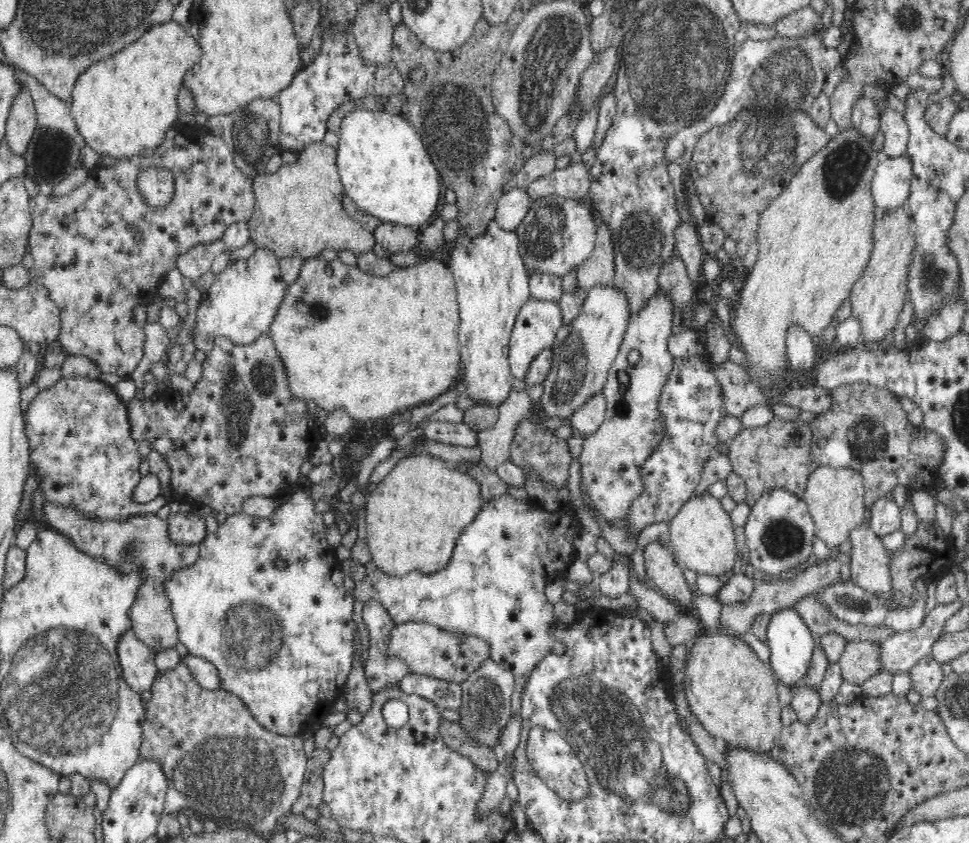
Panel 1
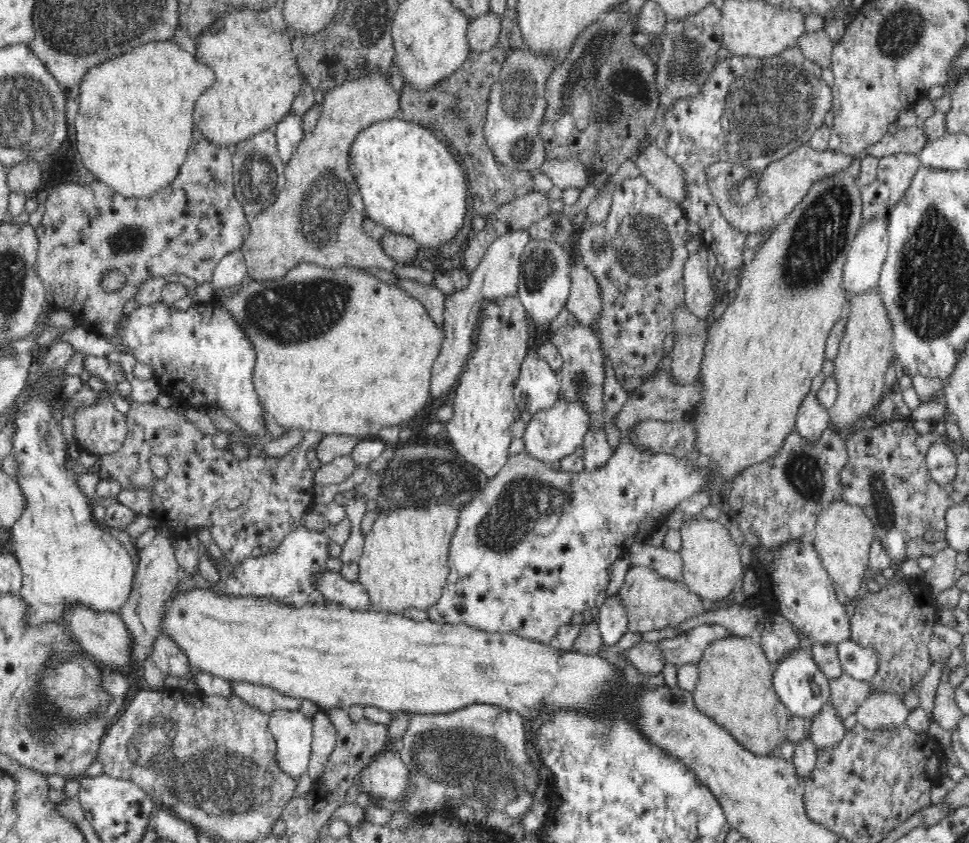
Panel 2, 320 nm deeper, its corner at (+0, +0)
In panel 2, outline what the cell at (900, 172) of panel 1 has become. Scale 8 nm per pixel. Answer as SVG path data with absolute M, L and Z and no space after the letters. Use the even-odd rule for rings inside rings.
M888 217L870 218L861 224L844 263L847 296L879 286L881 266L889 249Z

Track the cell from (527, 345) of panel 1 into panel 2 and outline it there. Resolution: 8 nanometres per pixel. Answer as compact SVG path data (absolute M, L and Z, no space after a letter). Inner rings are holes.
M535 341L530 346L530 351L527 352L527 355L522 360L522 364L520 364L518 380L515 381L514 386L514 398L518 408L520 410L528 410L530 414L534 414L534 412L544 408L550 408L562 393L555 370L544 359L539 358L536 353L540 345L539 342Z

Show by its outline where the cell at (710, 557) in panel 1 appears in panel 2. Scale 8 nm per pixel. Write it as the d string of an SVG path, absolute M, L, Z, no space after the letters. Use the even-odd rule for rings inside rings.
M699 514L687 519L680 531L682 547L679 554L683 561L682 583L699 598L708 598L715 602L726 600L741 580L742 574L745 574L739 543L732 539L729 530L723 524L714 519L706 519Z

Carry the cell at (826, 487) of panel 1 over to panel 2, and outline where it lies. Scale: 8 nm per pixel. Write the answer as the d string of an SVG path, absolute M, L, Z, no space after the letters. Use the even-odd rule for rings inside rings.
M832 500L822 508L814 531L810 536L822 565L832 583L848 600L858 596L860 586L865 581L865 572L869 568L869 551L875 542L875 530L869 516L857 504L849 504L845 500Z

